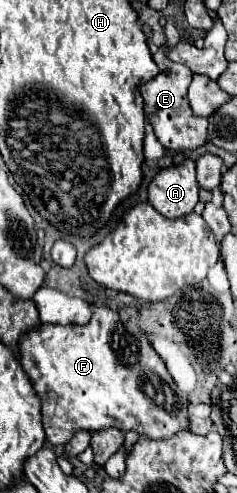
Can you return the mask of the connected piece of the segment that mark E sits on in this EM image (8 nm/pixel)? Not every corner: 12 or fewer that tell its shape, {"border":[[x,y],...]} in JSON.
{"border":[[153,58],[159,74],[141,84],[145,114],[169,150],[207,142],[207,118],[187,102],[193,72]]}

